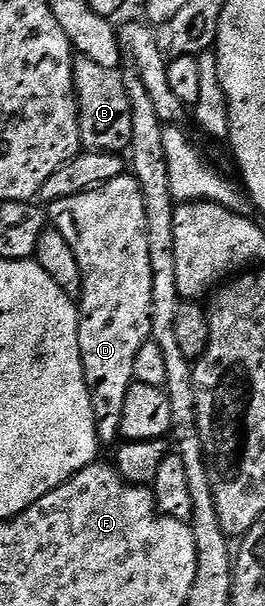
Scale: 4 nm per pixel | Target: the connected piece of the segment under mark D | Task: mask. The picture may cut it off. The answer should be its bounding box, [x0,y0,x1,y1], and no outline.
[47,176,153,447]

